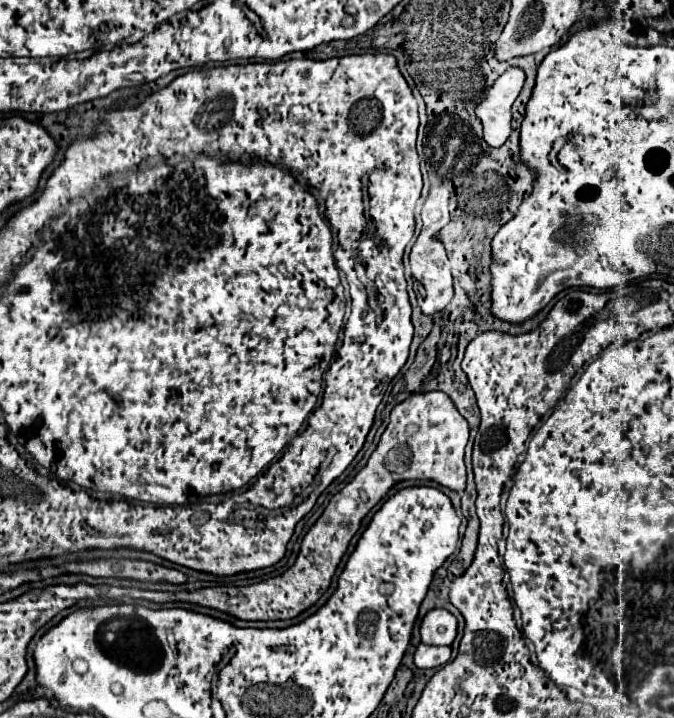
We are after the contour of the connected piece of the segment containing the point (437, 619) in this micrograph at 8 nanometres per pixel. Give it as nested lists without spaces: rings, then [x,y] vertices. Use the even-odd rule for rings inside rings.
[[[432,609],[426,613],[420,625],[422,643],[426,645],[452,645],[456,637],[458,621],[448,609]]]

